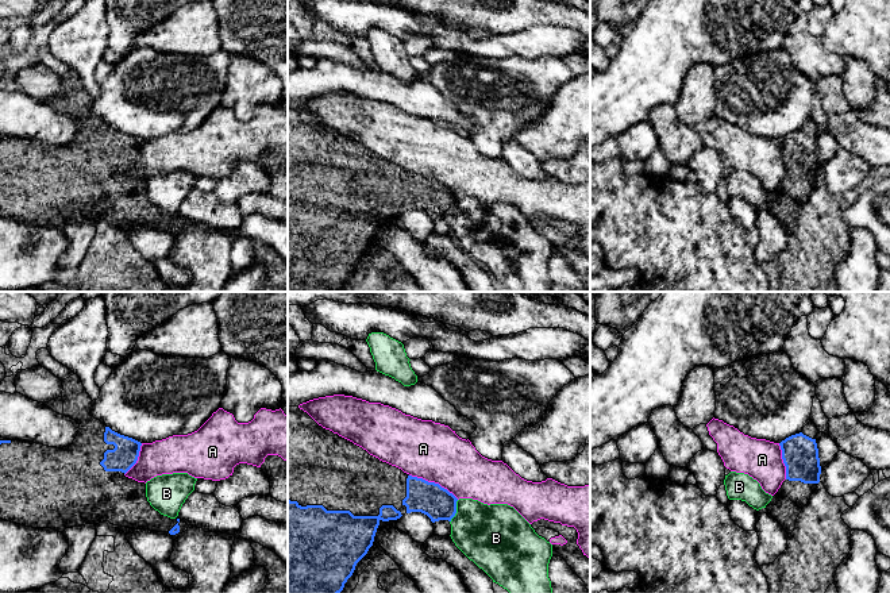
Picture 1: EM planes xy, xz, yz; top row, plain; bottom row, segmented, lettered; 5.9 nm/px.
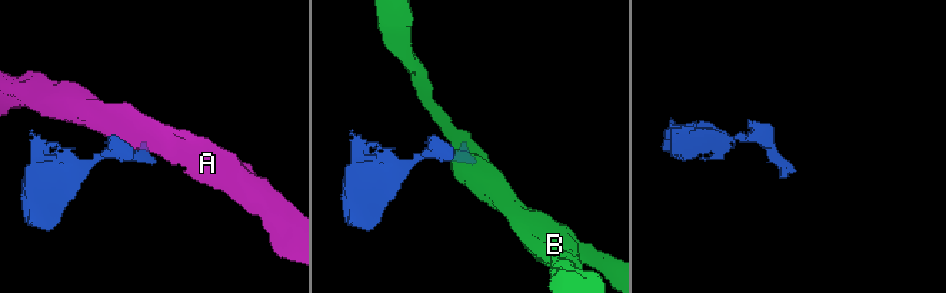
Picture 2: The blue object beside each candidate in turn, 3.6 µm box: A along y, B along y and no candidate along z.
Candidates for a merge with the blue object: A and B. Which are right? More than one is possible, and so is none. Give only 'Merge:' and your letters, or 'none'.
Merge: none

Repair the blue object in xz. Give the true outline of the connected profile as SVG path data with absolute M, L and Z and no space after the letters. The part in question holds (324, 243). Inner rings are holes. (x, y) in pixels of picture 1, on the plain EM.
M288 104L288 292L339 292L347 277L352 273L357 261L373 243L379 219L397 217L405 211L421 209L432 220L448 217L456 211L458 196L439 181L412 174L401 166L392 163L370 153L362 145L319 123L307 109L298 104Z

